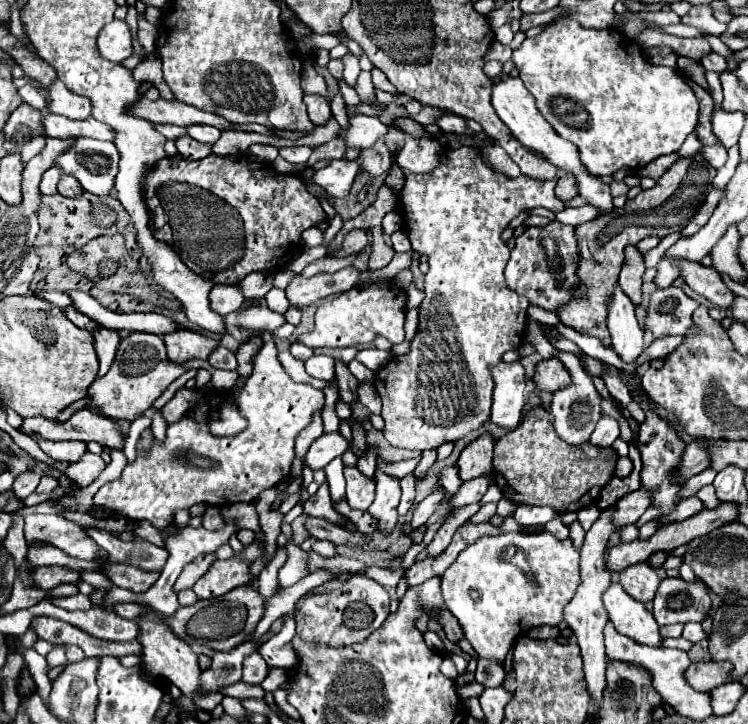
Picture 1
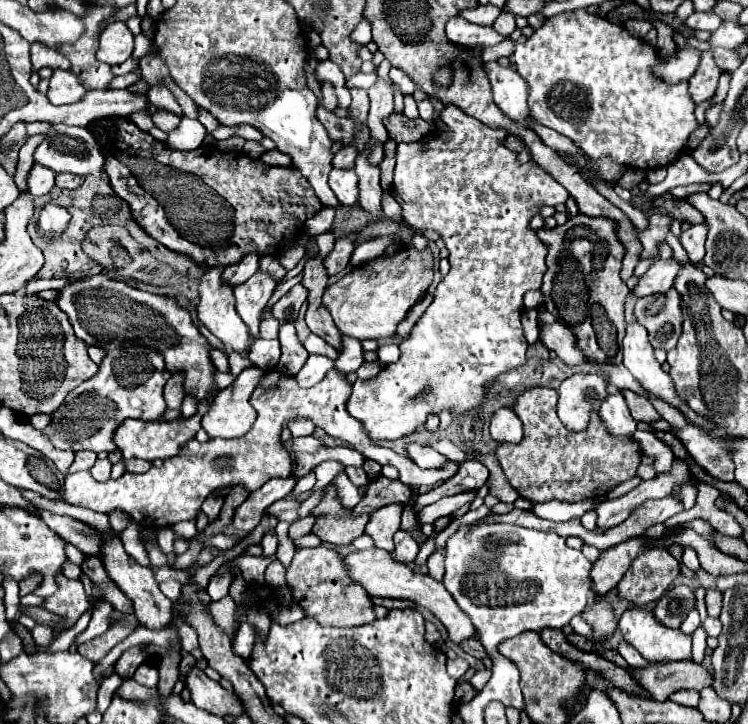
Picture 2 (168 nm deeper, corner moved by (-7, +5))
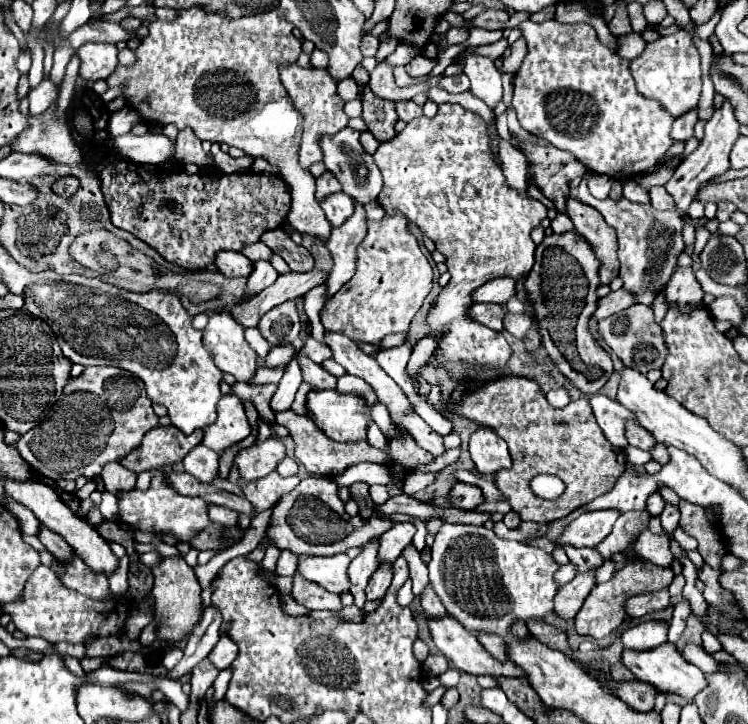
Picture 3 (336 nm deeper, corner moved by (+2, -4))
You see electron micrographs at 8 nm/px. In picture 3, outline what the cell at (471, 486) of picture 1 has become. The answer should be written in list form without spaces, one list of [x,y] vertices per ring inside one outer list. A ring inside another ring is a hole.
[[[399,522],[391,530],[387,530],[381,536],[381,546],[379,546],[379,560],[381,562],[393,562],[399,558],[401,550],[411,544],[415,536],[415,524],[413,522]]]

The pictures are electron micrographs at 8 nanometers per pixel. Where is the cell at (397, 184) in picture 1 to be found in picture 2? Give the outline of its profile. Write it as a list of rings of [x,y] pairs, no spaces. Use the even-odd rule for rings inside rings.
[[[392,113],[382,123],[386,125],[386,131],[390,133],[390,137],[394,141],[398,141],[398,143],[400,141],[406,141],[406,143],[420,141],[424,135],[432,133],[436,127],[434,123],[427,122],[421,118],[416,120],[408,119],[404,113]]]

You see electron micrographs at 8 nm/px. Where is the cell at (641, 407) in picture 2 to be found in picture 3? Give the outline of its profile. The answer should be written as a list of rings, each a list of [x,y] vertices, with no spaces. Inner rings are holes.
[[[625,422],[625,432],[627,432],[627,440],[631,446],[637,446],[641,450],[649,450],[655,444],[653,434],[649,434],[649,430],[639,426],[639,424]]]

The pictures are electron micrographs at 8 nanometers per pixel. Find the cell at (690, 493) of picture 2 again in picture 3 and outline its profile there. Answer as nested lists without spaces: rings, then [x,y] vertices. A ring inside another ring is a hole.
[[[677,528],[677,530],[673,532],[673,538],[675,538],[685,550],[695,550],[695,548],[697,548],[697,540],[691,538],[689,534],[685,534],[683,528]]]

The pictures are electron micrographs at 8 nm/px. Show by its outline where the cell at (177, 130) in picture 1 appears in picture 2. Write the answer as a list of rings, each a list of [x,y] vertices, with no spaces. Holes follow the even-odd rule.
[[[137,111],[130,115],[130,120],[141,130],[149,132],[149,130],[154,127],[152,123],[151,116],[148,111]]]

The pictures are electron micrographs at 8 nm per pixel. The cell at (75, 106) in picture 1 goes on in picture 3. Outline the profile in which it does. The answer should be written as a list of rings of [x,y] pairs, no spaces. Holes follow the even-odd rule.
[[[45,78],[37,88],[29,90],[29,112],[31,116],[41,116],[59,96],[59,88],[53,80]]]

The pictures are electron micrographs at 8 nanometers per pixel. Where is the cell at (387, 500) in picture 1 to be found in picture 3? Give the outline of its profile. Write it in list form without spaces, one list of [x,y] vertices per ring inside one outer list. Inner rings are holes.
[[[379,540],[367,542],[361,548],[361,554],[357,558],[353,558],[351,564],[349,564],[349,578],[353,580],[351,594],[355,598],[355,606],[359,606],[359,608],[363,608],[365,602],[367,602],[365,586],[367,586],[371,574],[377,570],[377,564],[379,564],[377,552],[379,552]]]

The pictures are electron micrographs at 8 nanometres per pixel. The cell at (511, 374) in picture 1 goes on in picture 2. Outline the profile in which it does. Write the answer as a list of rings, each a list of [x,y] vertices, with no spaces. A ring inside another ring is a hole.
[[[510,407],[498,409],[490,419],[490,439],[496,443],[522,441],[522,423]]]

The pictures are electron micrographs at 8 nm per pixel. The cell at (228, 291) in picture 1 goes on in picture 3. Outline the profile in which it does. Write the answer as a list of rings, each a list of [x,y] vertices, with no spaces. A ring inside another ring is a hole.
[[[221,252],[217,254],[217,264],[219,272],[227,278],[247,278],[253,272],[253,262],[243,256],[243,254],[233,254],[233,252]]]

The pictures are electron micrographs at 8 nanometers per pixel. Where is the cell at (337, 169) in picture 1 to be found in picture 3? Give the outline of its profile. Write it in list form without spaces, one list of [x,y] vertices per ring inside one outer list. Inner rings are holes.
[[[337,192],[337,194],[329,194],[325,196],[319,206],[323,208],[327,220],[331,222],[331,226],[341,226],[351,214],[353,214],[353,198],[349,198],[345,192]]]

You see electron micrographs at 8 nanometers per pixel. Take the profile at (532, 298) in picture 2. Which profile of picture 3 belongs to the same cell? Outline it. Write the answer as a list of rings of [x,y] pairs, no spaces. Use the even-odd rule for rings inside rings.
[[[495,278],[472,294],[474,302],[495,304],[507,304],[507,300],[511,296],[515,296],[515,280],[513,278]]]

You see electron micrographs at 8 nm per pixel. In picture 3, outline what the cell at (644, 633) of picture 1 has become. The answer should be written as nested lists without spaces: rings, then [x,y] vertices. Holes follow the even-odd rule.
[[[665,642],[665,646],[657,646],[653,650],[647,650],[647,652],[635,652],[635,650],[625,650],[621,654],[621,662],[635,674],[637,680],[645,680],[653,686],[659,688],[659,692],[677,692],[689,700],[695,698],[695,694],[699,690],[705,688],[707,680],[705,680],[705,674],[699,672],[697,666],[689,664],[677,650],[675,644],[671,642]]]

